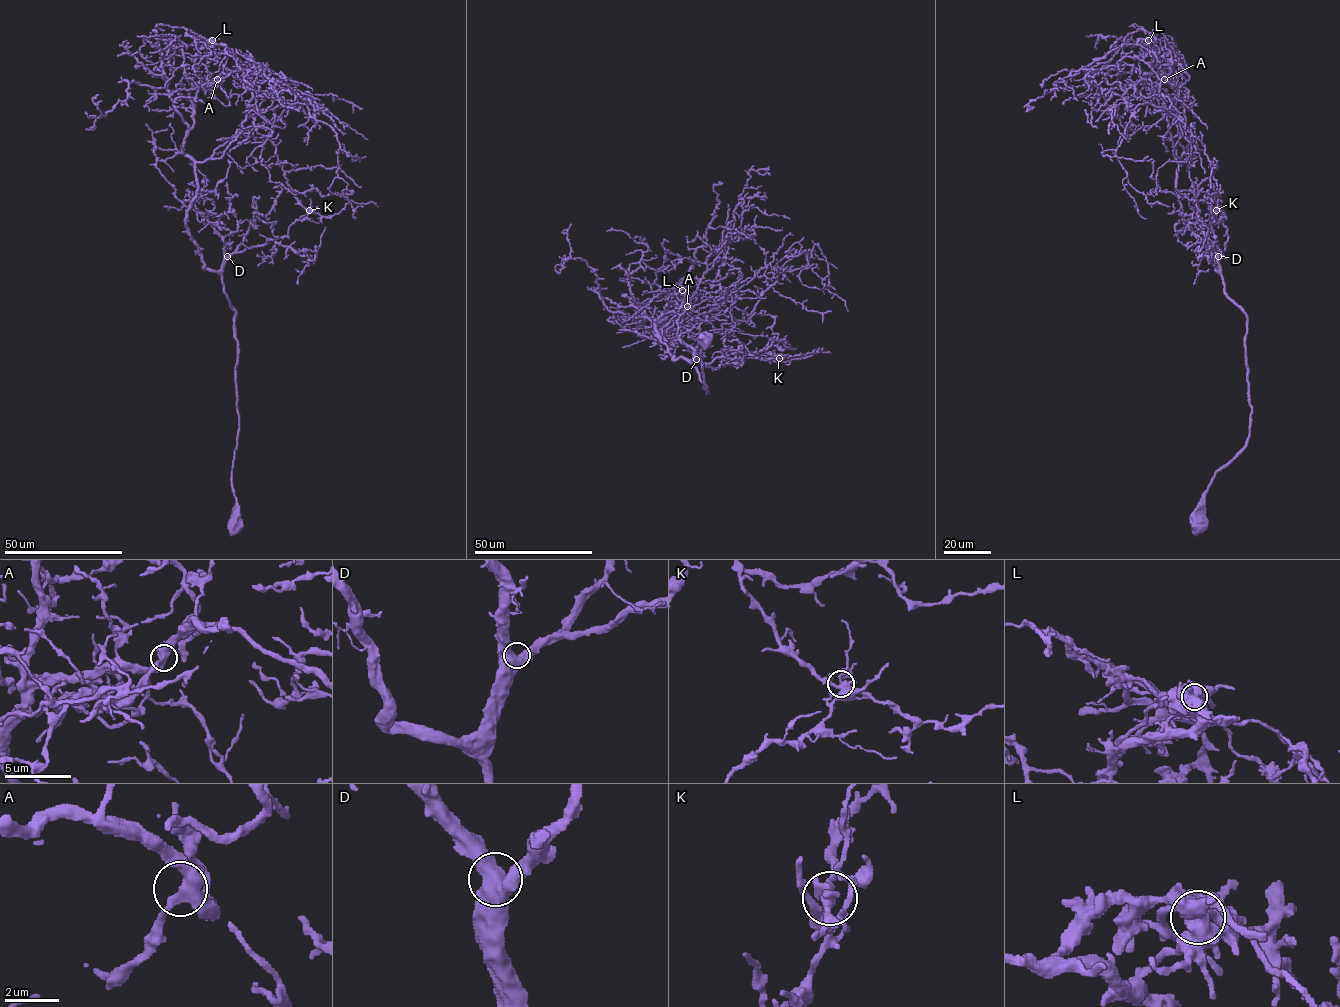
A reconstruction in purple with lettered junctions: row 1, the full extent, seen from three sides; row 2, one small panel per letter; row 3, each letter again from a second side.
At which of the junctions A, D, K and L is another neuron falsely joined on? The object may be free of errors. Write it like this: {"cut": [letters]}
{"cut": ["L"]}

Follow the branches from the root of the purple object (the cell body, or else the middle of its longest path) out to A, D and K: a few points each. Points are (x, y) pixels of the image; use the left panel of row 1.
A: (237, 524), (235, 310), (186, 221), (197, 187), (183, 151), (189, 93), (217, 79)
D: (237, 524), (238, 505), (232, 473), (239, 434), (237, 339), (235, 310), (222, 281), (227, 256)
K: (237, 524), (232, 473), (239, 434), (237, 339), (222, 268), (232, 254), (285, 237), (309, 210)

